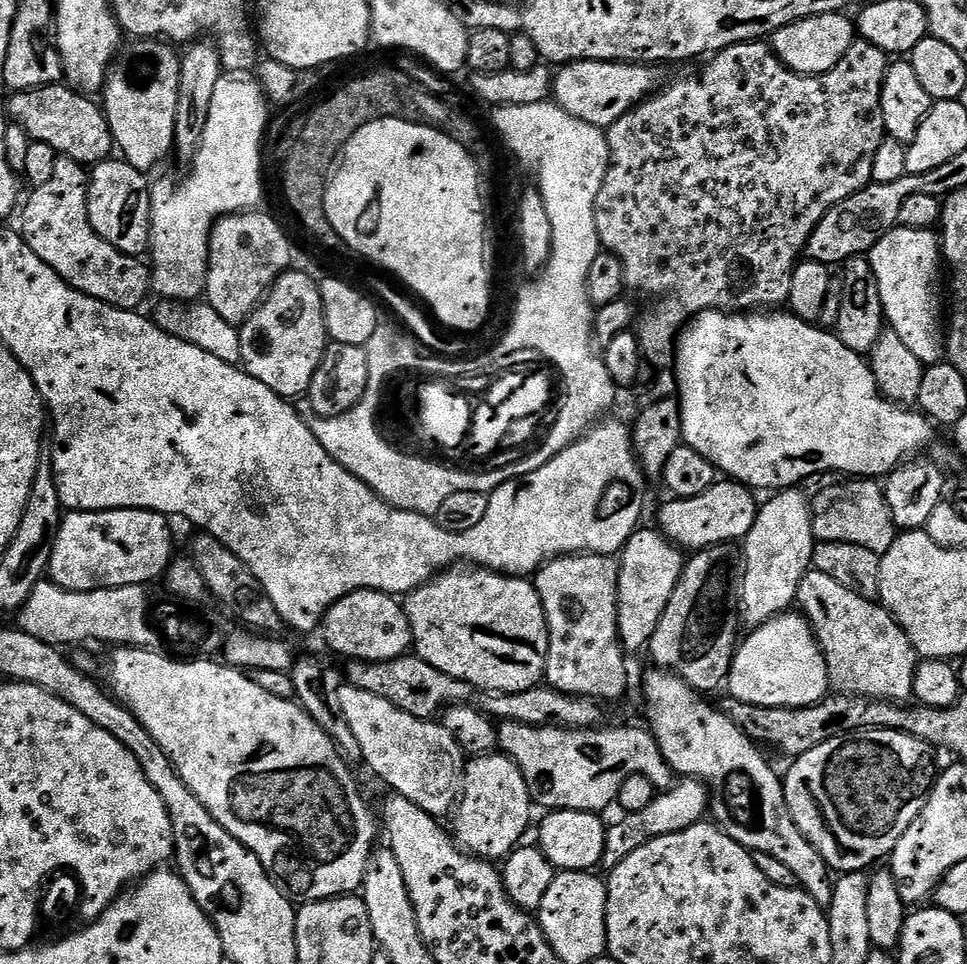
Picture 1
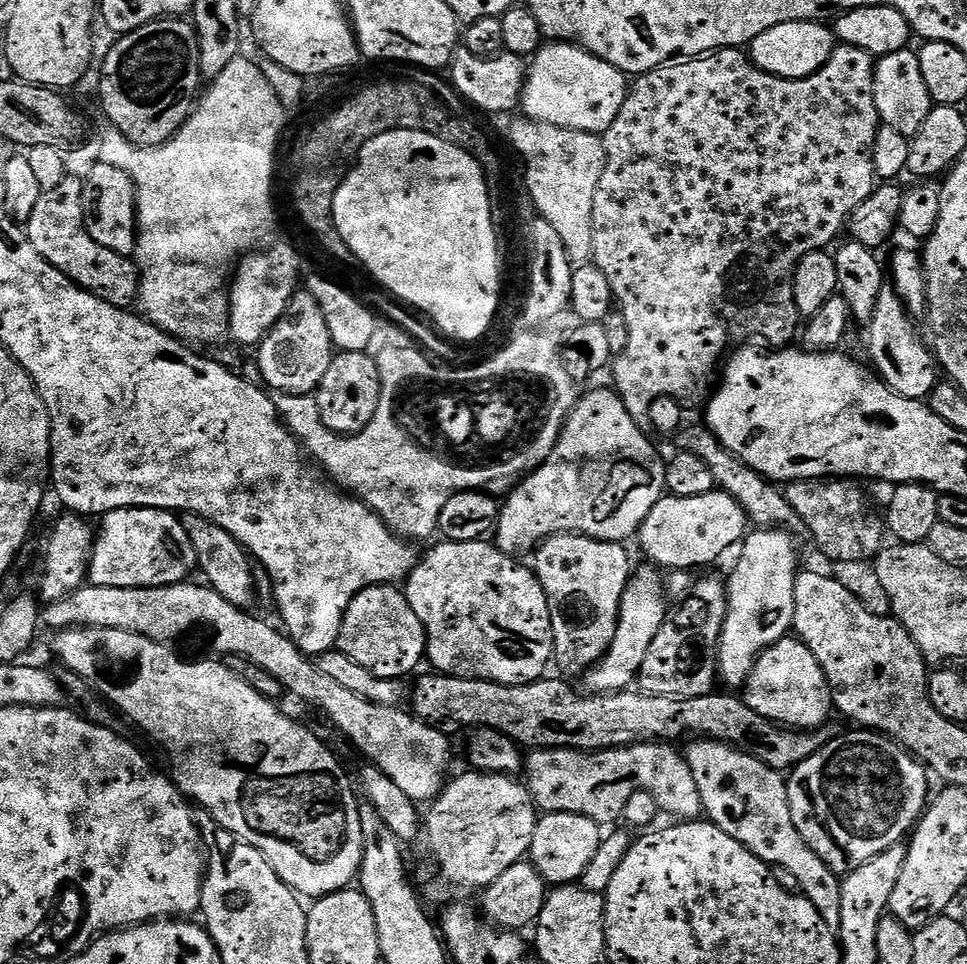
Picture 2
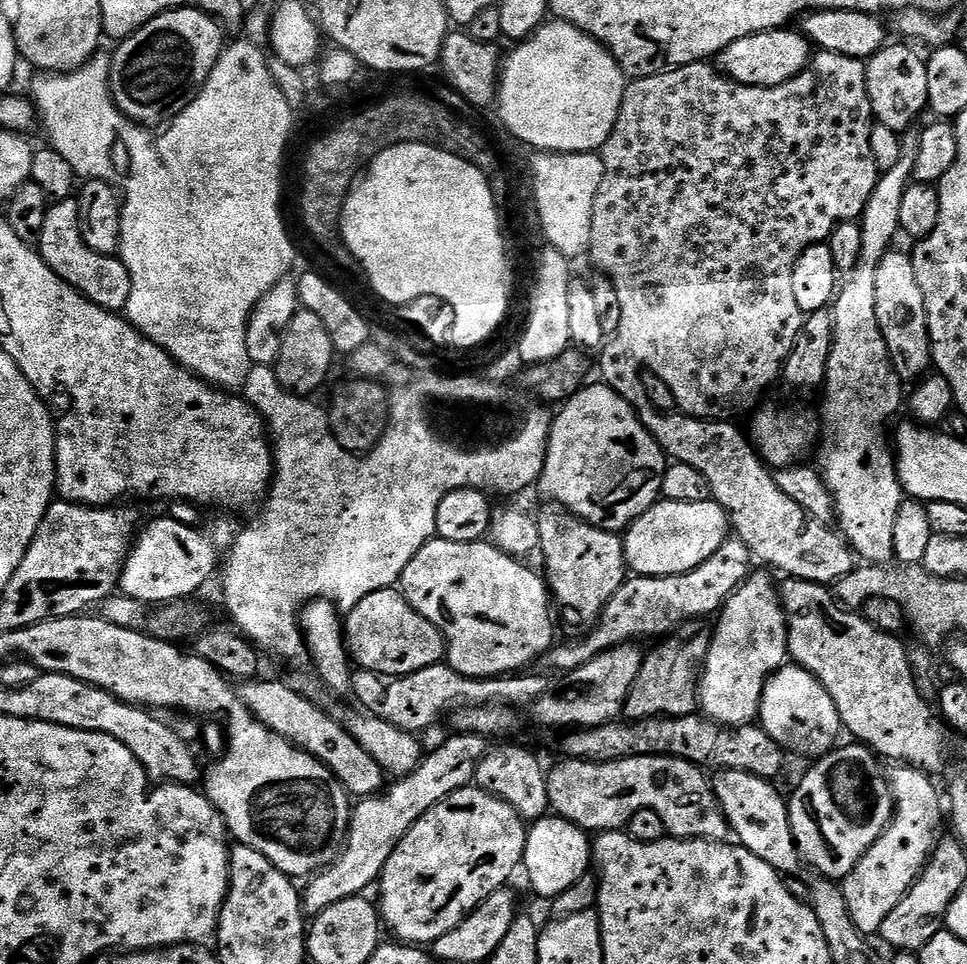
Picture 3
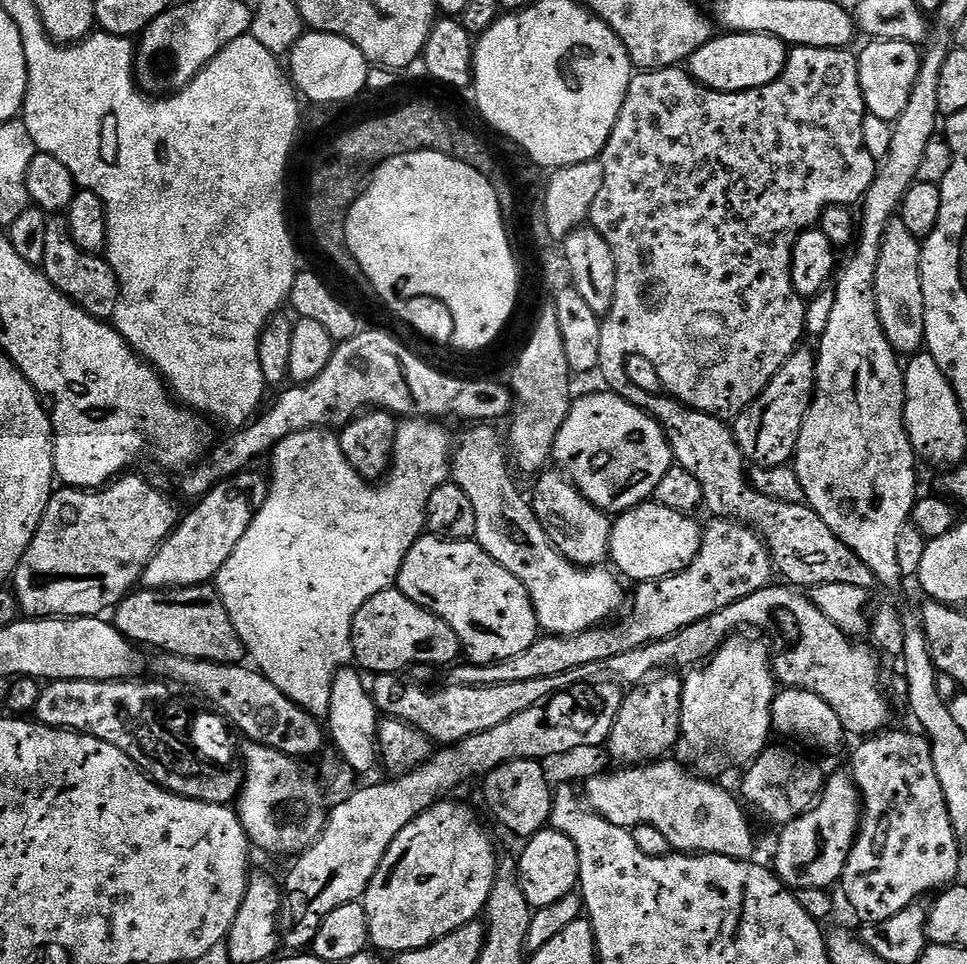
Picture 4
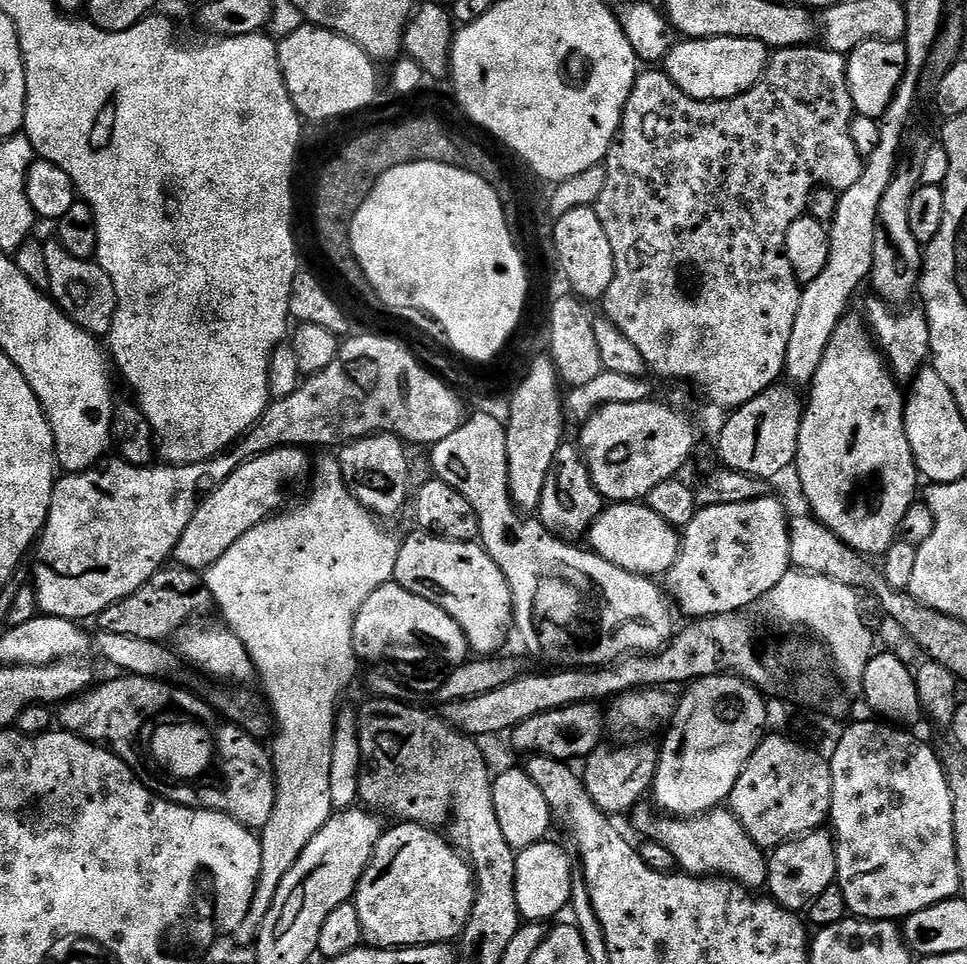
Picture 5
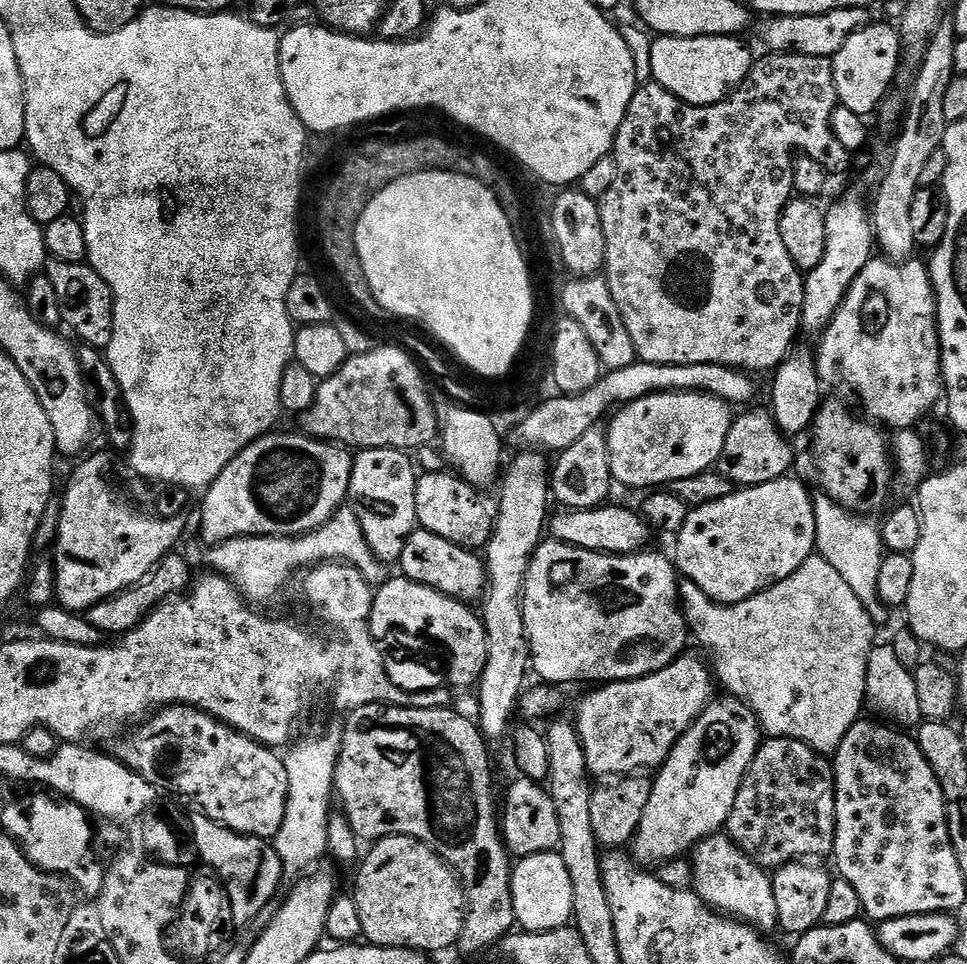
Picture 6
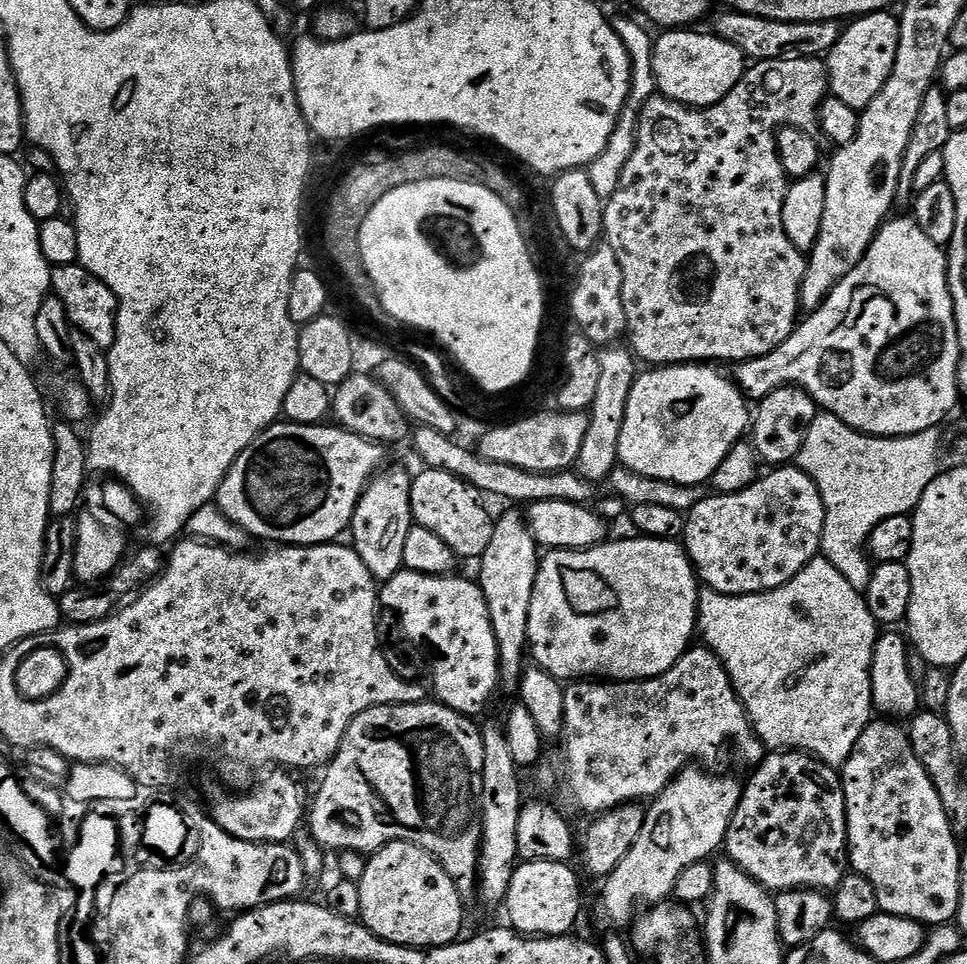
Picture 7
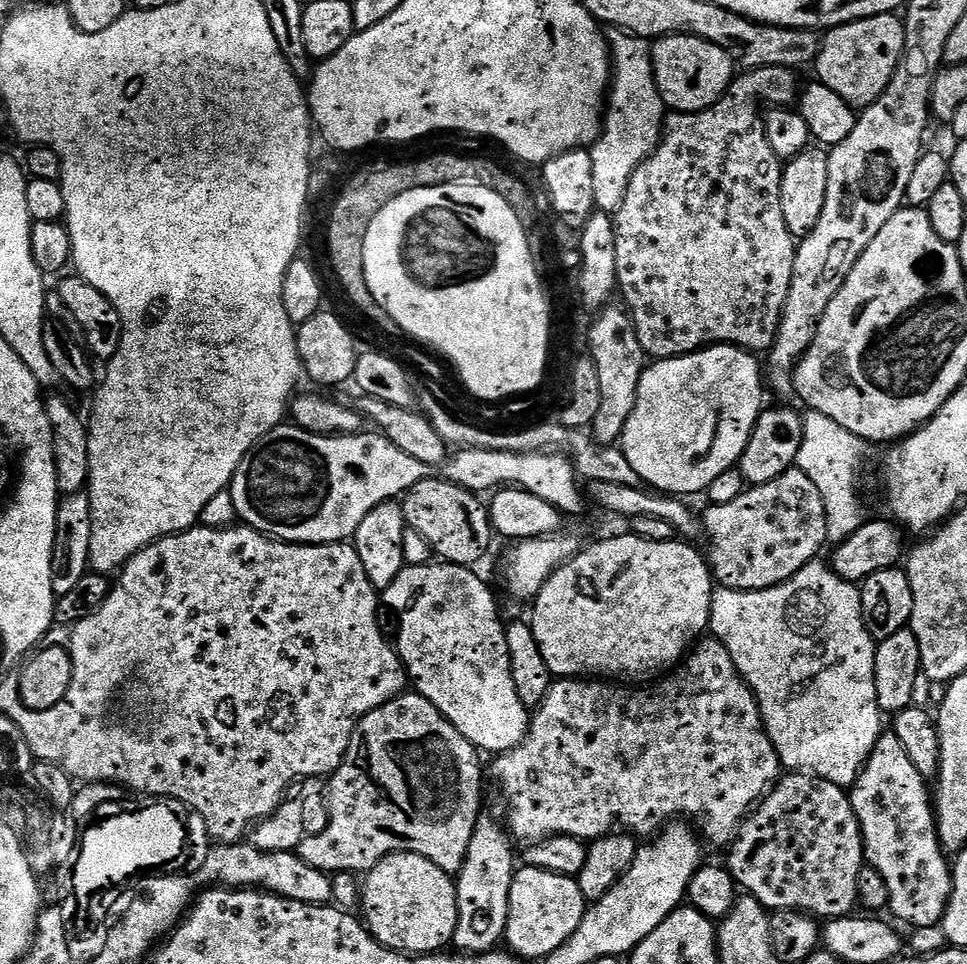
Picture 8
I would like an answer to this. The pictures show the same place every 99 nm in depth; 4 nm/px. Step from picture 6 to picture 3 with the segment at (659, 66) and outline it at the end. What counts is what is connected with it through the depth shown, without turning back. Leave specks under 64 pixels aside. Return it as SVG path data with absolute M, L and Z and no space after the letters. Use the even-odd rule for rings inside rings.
M775 28L773 32L759 32L750 38L738 38L718 57L718 67L724 75L739 84L759 88L773 88L790 82L808 67L814 48L803 31L792 32L788 28Z

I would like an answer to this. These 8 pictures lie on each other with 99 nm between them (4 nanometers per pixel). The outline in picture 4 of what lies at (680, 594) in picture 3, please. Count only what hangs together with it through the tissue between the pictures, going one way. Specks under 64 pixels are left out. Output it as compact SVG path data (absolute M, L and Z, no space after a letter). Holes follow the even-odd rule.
M712 518L709 521L708 525L703 525L700 549L694 562L673 576L637 583L636 593L630 596L632 613L625 620L617 619L573 636L541 635L527 650L522 650L522 654L514 654L514 658L500 660L497 664L461 663L455 669L455 683L498 686L506 682L530 682L530 678L554 678L554 674L566 674L566 670L578 670L591 664L603 665L618 654L626 654L626 650L636 650L652 640L664 640L678 630L702 618L710 618L710 614L769 587L773 583L774 565L760 533L737 520Z

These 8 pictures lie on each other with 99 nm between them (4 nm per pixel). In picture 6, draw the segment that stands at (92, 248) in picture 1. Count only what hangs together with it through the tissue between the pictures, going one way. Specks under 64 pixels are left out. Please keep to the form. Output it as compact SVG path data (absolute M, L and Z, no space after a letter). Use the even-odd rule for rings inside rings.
M49 259L46 274L50 282L54 282L54 290L58 293L58 306L62 306L64 324L72 327L73 334L80 339L78 341L92 348L106 350L110 346L110 338L114 338L114 302L110 286L104 281L102 274L98 274L87 262L79 264L78 262L58 262L54 259Z

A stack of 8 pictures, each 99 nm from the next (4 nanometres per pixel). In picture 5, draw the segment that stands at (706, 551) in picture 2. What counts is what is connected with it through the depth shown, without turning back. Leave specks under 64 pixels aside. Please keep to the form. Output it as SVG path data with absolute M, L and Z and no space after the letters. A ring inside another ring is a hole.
M644 502L609 503L588 529L586 540L591 551L606 558L606 562L614 562L614 566L622 570L649 578L660 578L668 573L679 560L682 545L681 533L672 528L666 518L654 514Z

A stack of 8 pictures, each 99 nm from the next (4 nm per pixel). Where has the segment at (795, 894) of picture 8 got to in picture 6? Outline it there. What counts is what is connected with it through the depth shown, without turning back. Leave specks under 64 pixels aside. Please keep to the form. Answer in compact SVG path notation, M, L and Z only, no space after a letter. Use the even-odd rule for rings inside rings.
M794 738L765 739L744 775L726 832L766 870L805 858L831 857L836 842L836 775L832 760Z

